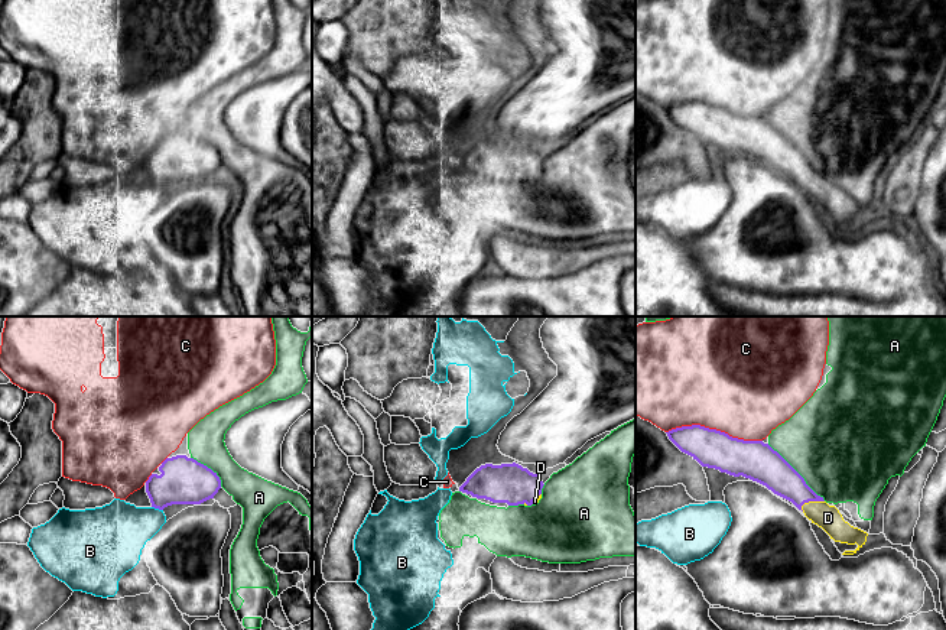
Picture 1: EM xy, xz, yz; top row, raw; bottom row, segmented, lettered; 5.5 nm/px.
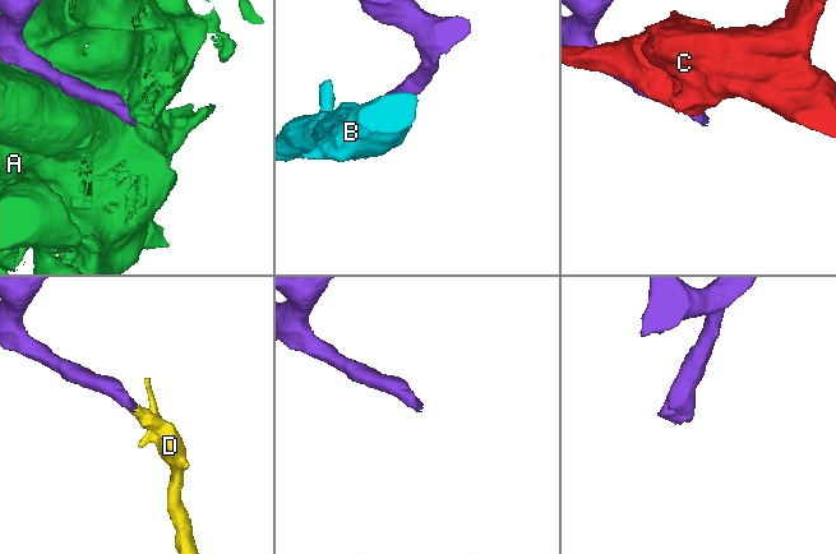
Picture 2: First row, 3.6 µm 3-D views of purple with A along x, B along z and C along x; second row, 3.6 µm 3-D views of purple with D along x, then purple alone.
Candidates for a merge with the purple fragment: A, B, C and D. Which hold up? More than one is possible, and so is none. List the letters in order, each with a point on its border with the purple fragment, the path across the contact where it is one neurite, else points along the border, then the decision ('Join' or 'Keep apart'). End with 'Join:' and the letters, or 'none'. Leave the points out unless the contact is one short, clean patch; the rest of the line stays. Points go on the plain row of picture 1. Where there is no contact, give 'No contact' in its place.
A: Touches purple at yz (797, 149). Keep apart
B: Touches purple at xy (158, 184). Keep apart
C: Touches purple at yz (714, 106). Keep apart
D: Touches purple at yz (810, 177). Path across: yz (776, 149), (810, 177), (828, 194). Join
Join: D

